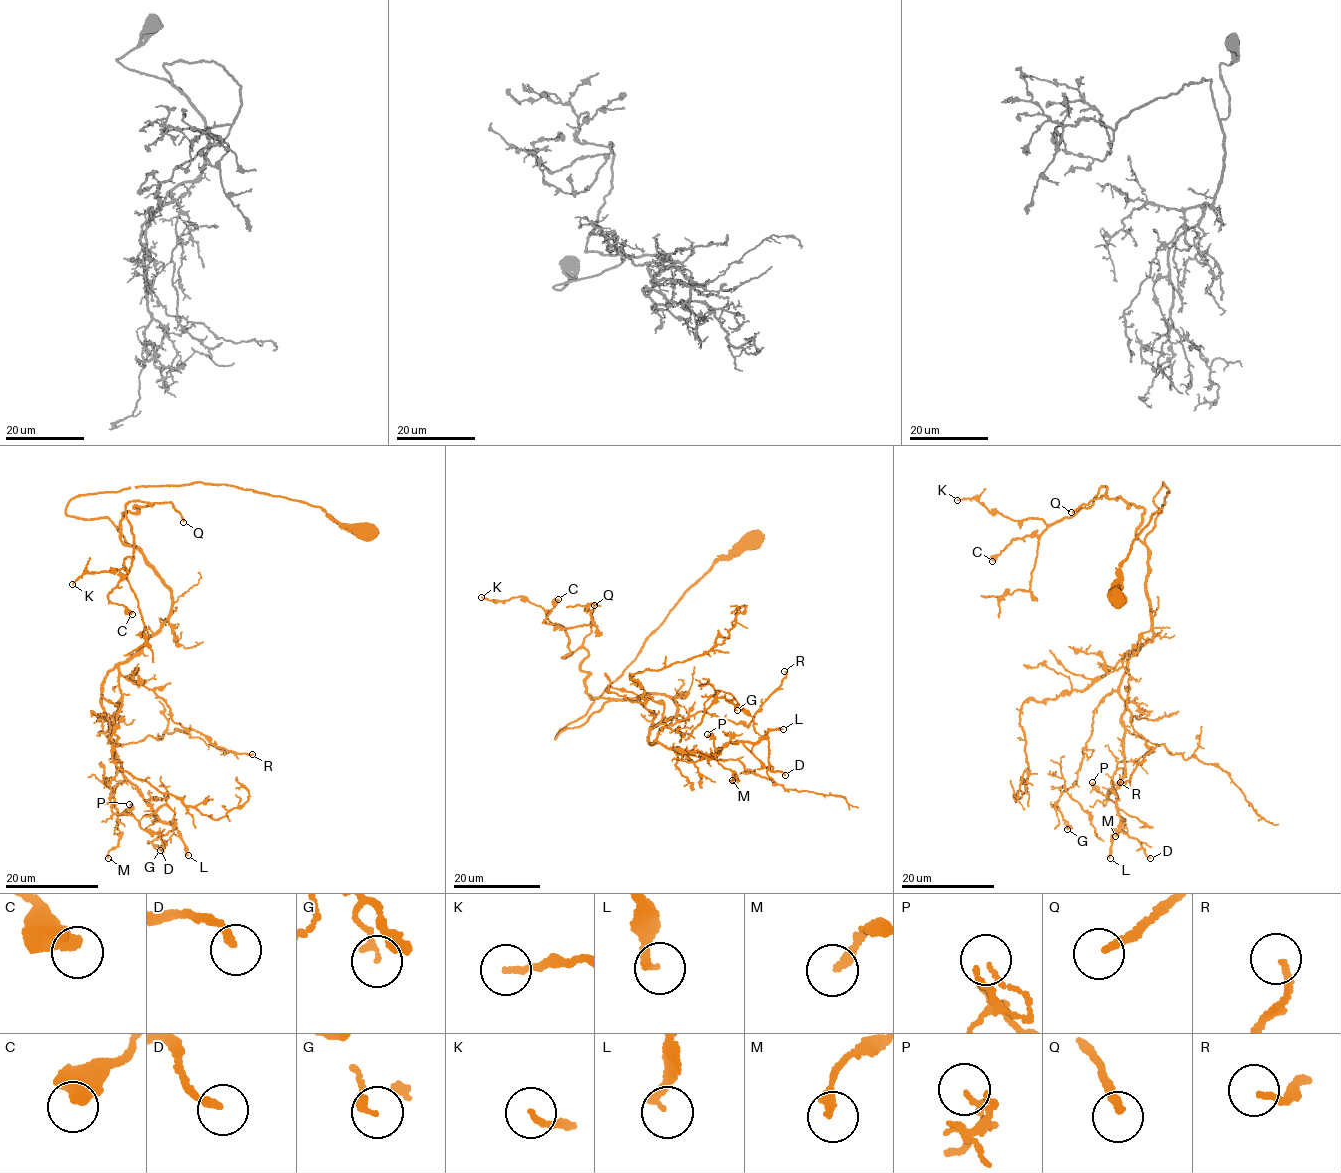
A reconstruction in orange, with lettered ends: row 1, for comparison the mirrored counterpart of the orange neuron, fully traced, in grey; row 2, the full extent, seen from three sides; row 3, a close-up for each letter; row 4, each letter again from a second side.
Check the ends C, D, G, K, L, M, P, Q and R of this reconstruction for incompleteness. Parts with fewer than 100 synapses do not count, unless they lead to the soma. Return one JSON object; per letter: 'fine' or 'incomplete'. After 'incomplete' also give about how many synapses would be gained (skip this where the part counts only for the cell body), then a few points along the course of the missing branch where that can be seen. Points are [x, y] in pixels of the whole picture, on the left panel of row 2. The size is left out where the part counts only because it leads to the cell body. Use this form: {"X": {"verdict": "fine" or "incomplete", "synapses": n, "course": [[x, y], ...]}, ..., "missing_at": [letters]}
{"C": {"verdict": "fine"}, "D": {"verdict": "fine"}, "G": {"verdict": "fine"}, "K": {"verdict": "fine"}, "L": {"verdict": "fine"}, "M": {"verdict": "fine"}, "P": {"verdict": "fine"}, "Q": {"verdict": "incomplete", "synapses": 110, "course": [[183, 522], [193, 551], [180, 585], [188, 607], [218, 600], [195, 603], [189, 599], [176, 599]]}, "R": {"verdict": "fine"}, "missing_at": ["Q"]}

